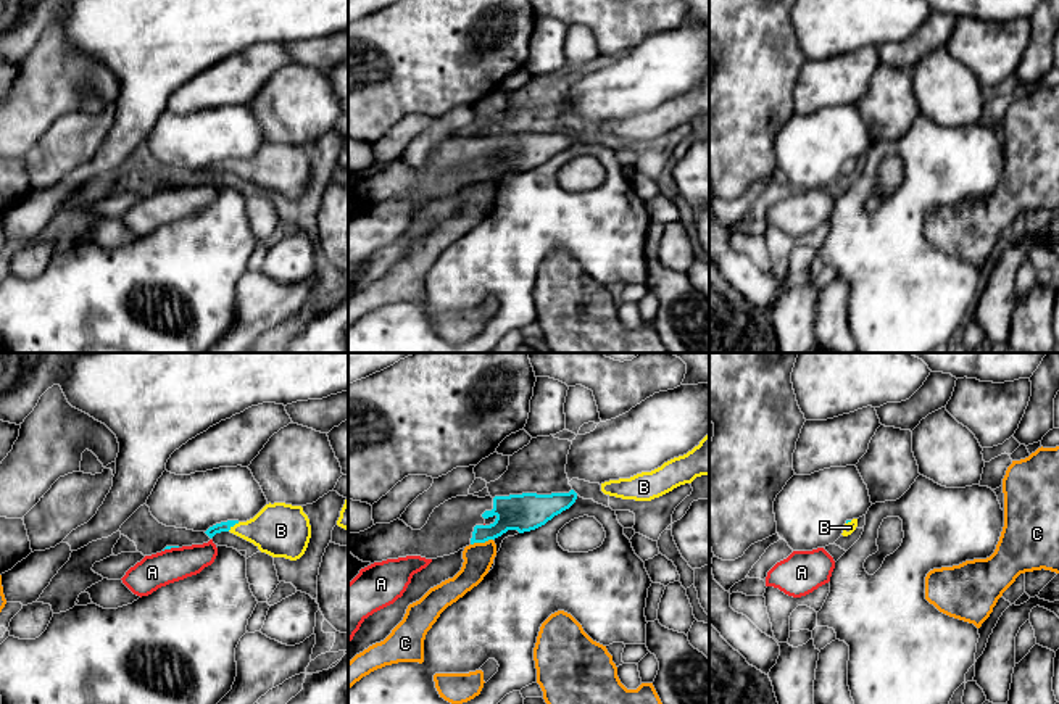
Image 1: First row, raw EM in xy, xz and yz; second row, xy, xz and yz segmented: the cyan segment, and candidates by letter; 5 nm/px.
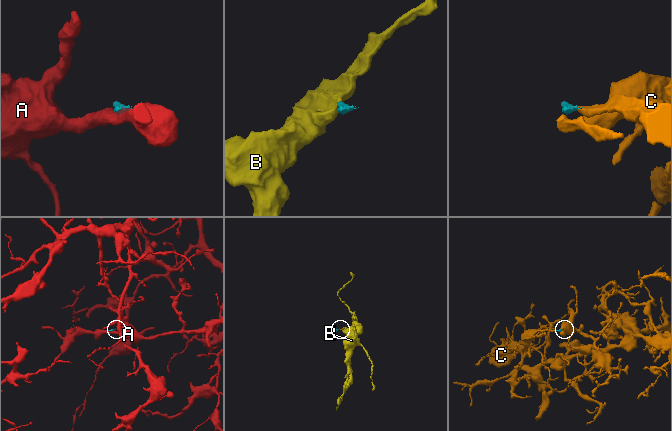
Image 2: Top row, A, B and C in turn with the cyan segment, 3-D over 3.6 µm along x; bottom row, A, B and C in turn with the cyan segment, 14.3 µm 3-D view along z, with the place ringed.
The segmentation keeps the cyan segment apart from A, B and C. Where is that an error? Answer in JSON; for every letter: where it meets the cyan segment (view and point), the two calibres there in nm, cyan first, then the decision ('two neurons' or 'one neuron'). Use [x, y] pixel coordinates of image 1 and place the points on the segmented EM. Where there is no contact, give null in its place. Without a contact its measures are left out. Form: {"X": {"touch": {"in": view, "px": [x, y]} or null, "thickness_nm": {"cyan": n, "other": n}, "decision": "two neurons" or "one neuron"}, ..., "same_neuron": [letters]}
{"A": {"touch": {"in": "xy", "px": [170, 548]}, "thickness_nm": {"cyan": 20, "other": 170}, "decision": "two neurons"}, "B": {"touch": {"in": "xy", "px": [232, 525]}, "thickness_nm": {"cyan": 50, "other": 280}, "decision": "one neuron"}, "C": {"touch": {"in": "xz", "px": [481, 542]}, "thickness_nm": {"cyan": 180, "other": 140}, "decision": "two neurons"}, "same_neuron": ["B"]}

